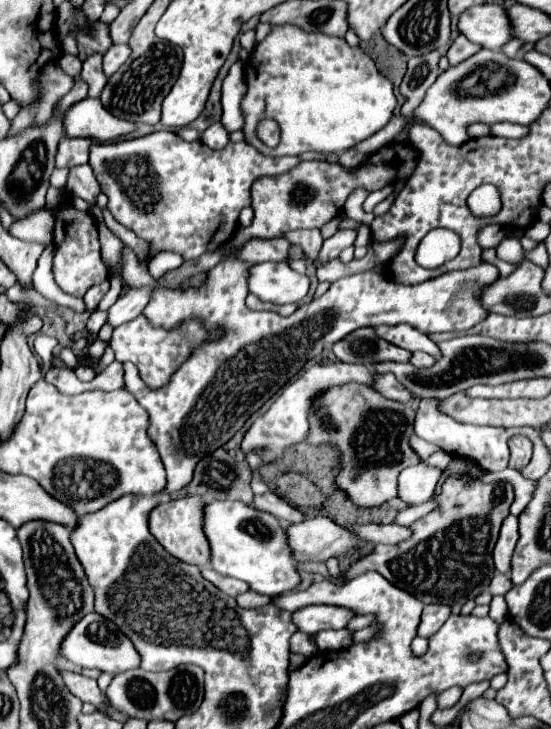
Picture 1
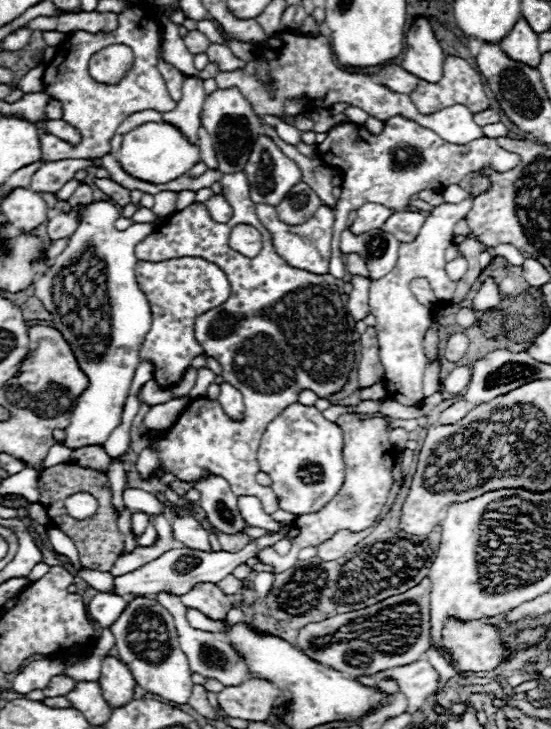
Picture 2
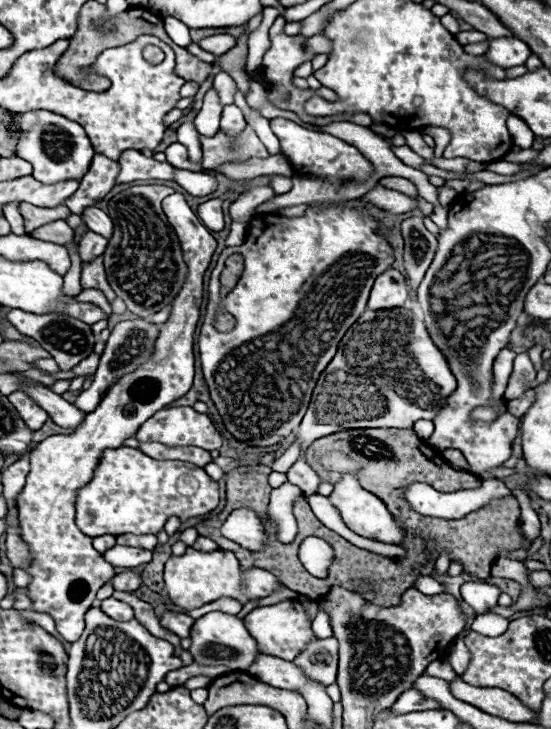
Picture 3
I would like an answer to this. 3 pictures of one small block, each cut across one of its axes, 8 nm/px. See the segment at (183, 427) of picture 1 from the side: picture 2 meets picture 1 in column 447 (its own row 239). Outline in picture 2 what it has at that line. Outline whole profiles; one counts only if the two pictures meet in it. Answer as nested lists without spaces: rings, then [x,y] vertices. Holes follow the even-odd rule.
[[[256,204],[256,214],[264,222],[264,226],[270,230],[276,252],[290,266],[296,266],[300,270],[308,270],[308,272],[314,272],[314,274],[326,274],[328,272],[330,242],[332,242],[332,224],[334,224],[334,210],[332,208],[322,204],[320,210],[310,220],[306,220],[304,224],[298,224],[298,226],[290,226],[290,224],[280,222],[276,218],[274,206],[268,206],[268,204]]]

